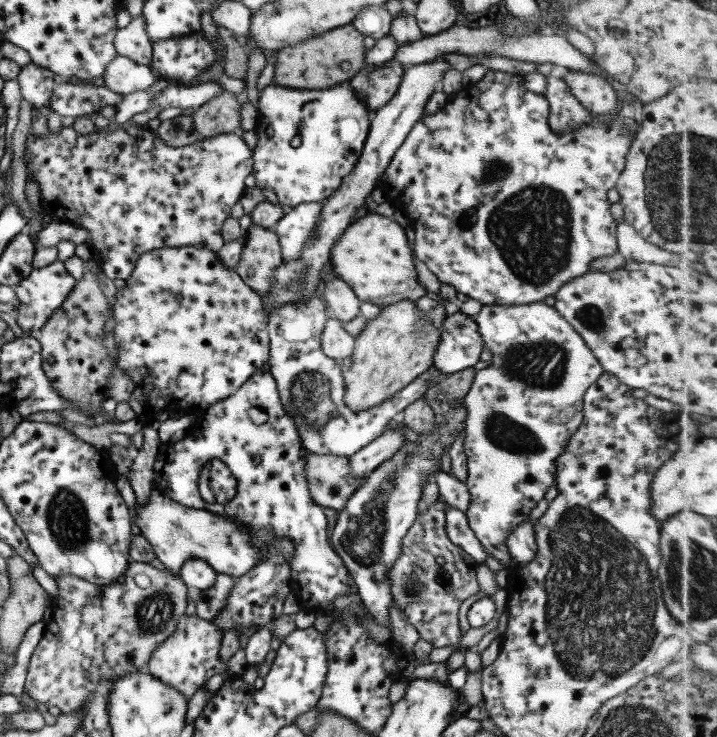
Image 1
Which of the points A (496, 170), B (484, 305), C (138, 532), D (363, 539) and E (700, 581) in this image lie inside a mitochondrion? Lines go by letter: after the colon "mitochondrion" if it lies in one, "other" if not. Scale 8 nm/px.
A: mitochondrion
B: other
C: other
D: mitochondrion
E: mitochondrion

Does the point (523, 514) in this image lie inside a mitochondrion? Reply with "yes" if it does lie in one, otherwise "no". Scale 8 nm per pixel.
no

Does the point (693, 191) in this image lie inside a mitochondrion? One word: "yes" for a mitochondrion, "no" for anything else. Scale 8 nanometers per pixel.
yes

